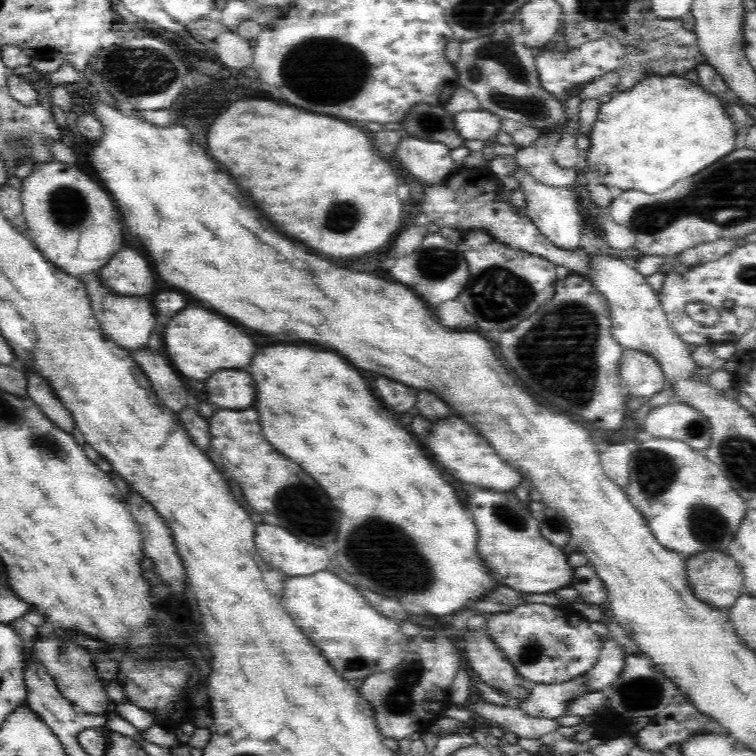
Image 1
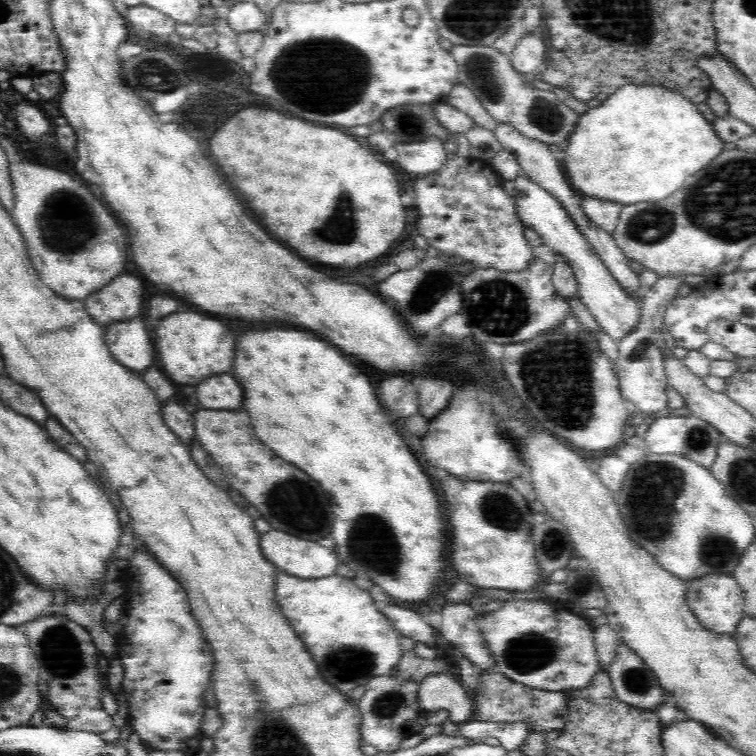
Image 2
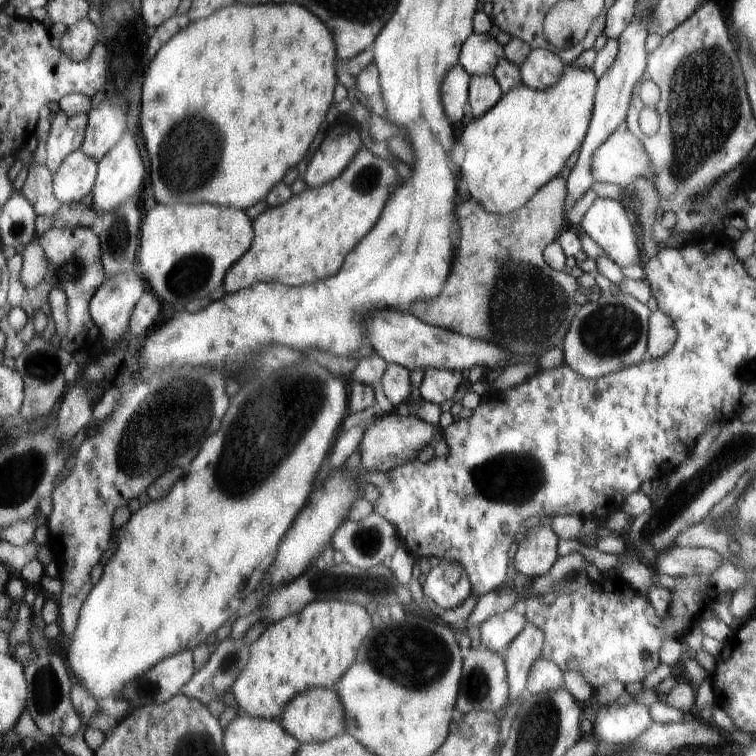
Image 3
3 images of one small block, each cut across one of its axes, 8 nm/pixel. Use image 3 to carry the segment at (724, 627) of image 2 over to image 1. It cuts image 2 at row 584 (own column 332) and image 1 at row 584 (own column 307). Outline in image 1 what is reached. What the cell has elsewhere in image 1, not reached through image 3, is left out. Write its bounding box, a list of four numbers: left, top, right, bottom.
[686,550,744,611]

